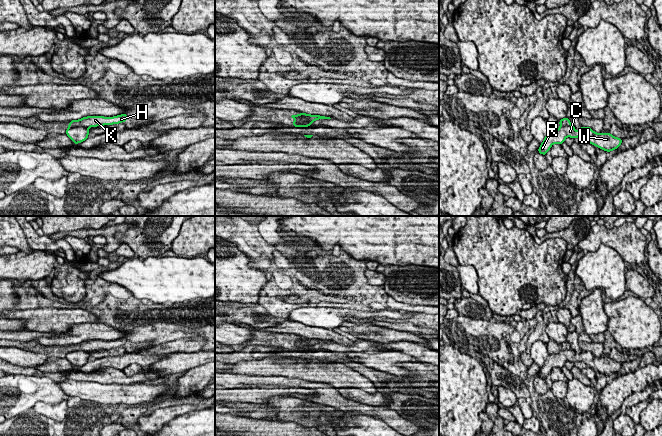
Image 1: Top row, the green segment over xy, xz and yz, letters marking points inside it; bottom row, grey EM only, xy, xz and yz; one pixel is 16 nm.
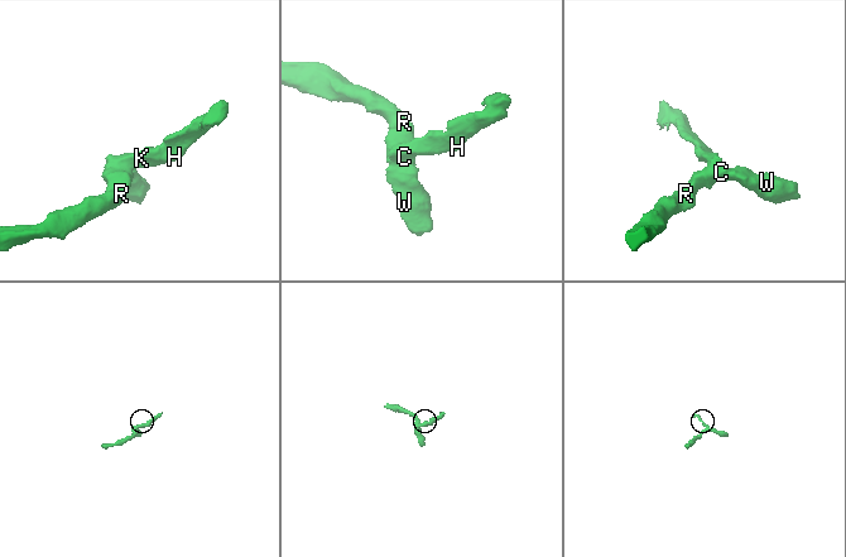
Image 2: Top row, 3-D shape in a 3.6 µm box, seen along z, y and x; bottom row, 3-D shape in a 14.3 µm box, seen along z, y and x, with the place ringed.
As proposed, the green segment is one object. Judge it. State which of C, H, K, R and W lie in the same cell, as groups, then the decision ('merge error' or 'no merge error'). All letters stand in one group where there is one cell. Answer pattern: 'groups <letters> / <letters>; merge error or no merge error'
groups C R W / H K; merge error

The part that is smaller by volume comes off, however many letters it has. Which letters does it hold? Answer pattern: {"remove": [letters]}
{"remove": ["H", "K"]}

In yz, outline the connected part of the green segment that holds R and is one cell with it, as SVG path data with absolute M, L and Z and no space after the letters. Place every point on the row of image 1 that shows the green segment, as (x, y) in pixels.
M560 126L558 130L548 131L544 141L541 143L538 152L546 156L546 153L554 143L562 144L567 137L584 138L586 142L610 152L620 147L622 139L607 133L595 133L590 127L581 127L576 130L574 126Z

